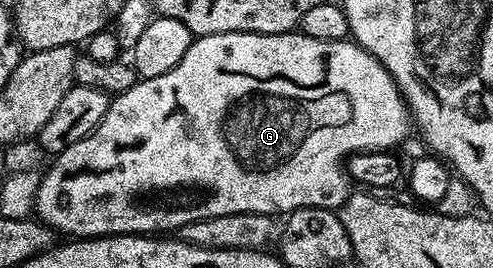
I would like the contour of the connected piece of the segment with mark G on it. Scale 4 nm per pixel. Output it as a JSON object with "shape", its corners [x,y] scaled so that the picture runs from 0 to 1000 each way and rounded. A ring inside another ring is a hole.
{"shape":[[[475,116],[473,123],[448,123],[446,131],[408,131],[389,157],[387,179],[375,198],[375,213],[367,213],[367,228],[359,243],[351,243],[351,257],[343,257],[343,272],[327,272],[327,287],[302,287],[300,295],[282,295],[262,332],[254,332],[254,347],[231,358],[219,381],[217,418],[213,437],[193,478],[174,504],[164,526],[156,526],[148,541],[140,541],[140,556],[132,556],[120,578],[110,582],[101,597],[103,627],[95,642],[85,642],[79,672],[79,701],[71,724],[71,765],[67,776],[69,799],[75,806],[81,832],[103,851],[105,862],[128,884],[158,884],[164,892],[197,892],[213,877],[304,877],[316,869],[355,869],[365,847],[383,840],[391,825],[408,825],[424,810],[456,810],[456,795],[529,795],[531,802],[548,802],[552,810],[580,810],[592,787],[602,780],[619,780],[621,772],[657,772],[669,787],[694,772],[702,750],[708,701],[708,638],[700,619],[700,601],[710,597],[712,582],[726,578],[728,567],[746,563],[783,563],[801,556],[809,530],[824,511],[826,500],[838,489],[838,448],[834,418],[826,410],[826,384],[809,351],[809,325],[797,302],[797,287],[781,257],[781,243],[773,243],[773,228],[765,228],[765,213],[757,213],[740,179],[730,175],[718,153],[694,146],[692,153],[643,153],[635,138],[613,123],[584,123],[580,131],[523,131],[511,116]]]}

